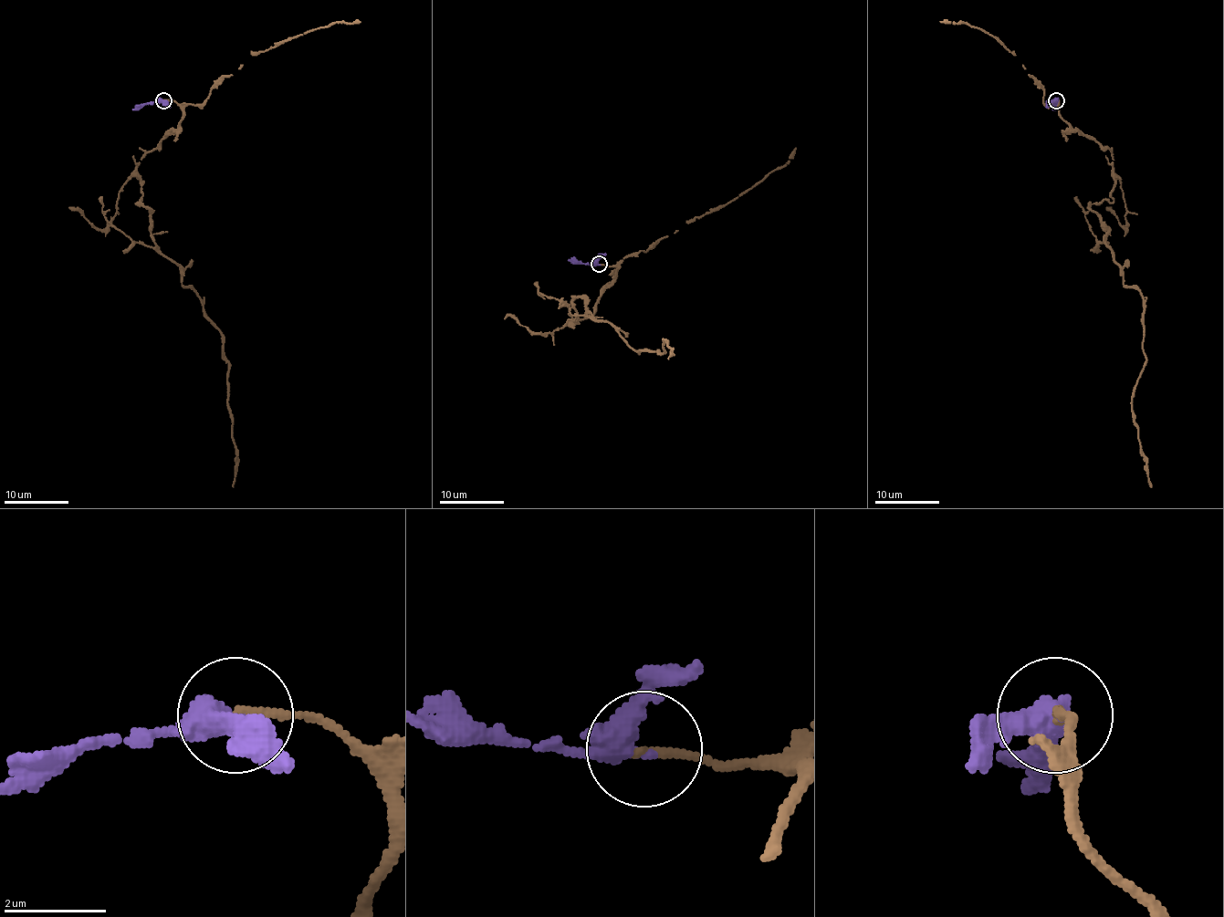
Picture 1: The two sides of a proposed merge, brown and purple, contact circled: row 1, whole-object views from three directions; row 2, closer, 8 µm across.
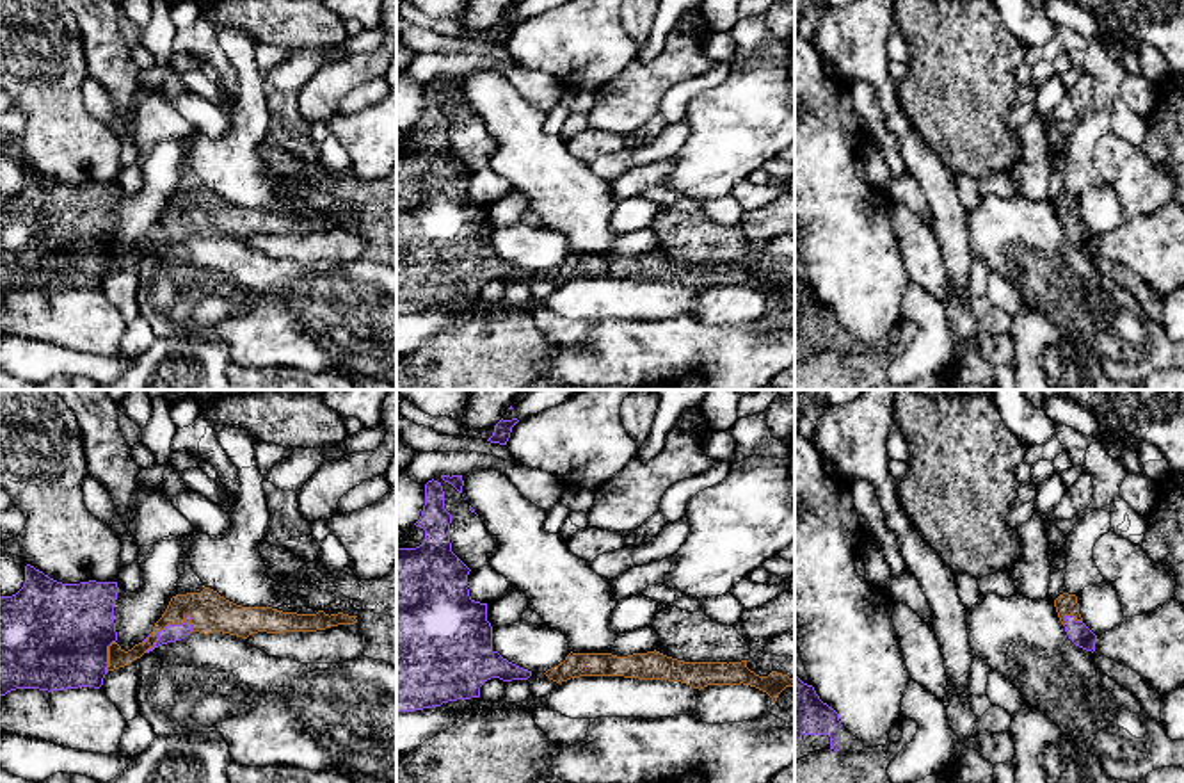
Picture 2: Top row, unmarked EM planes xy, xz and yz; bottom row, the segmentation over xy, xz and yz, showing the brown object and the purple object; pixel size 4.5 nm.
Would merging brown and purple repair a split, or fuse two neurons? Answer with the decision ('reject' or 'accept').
accept

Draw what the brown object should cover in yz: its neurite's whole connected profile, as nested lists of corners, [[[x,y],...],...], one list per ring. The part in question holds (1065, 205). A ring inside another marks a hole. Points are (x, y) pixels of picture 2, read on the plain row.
[[[1063,194],[1054,201],[1054,208],[1068,240],[1076,247],[1093,254],[1097,237],[1083,224],[1077,198]]]

